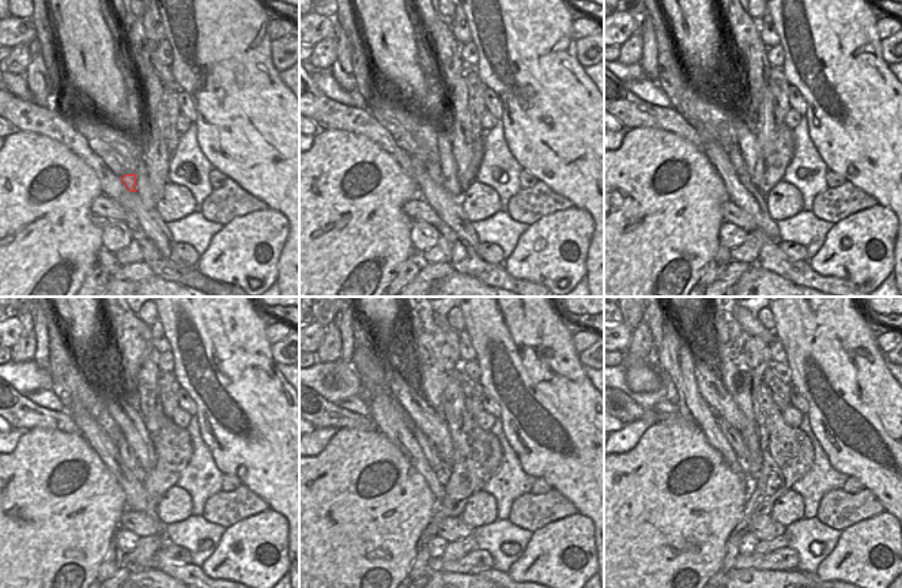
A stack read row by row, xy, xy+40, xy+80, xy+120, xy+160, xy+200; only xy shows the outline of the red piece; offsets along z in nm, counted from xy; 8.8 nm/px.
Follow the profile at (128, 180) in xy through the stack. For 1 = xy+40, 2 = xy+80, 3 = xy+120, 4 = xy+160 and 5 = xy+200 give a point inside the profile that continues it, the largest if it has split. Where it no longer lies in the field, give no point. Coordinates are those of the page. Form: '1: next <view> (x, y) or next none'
1: next xy+40 (433, 168)
2: next xy+80 (733, 151)
3: next xy+120 (127, 455)
4: next xy+160 (430, 452)
5: next xy+200 (735, 438)

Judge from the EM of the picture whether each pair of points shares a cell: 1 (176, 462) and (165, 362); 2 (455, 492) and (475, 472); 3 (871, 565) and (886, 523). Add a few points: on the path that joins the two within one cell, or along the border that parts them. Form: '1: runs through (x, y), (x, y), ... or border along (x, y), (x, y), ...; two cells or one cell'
1: border along (157, 362), (161, 370); two cells
2: runs through (461, 487), (468, 487), (471, 479); one cell
3: runs through (868, 554), (882, 534); one cell

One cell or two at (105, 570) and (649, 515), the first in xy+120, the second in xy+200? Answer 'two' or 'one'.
two

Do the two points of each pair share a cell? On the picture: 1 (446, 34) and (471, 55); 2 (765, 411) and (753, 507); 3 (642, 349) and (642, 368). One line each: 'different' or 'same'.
1: different
2: same
3: different

